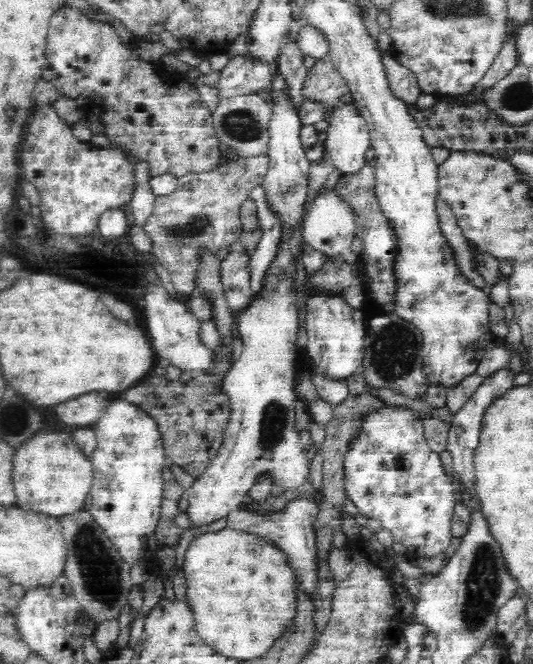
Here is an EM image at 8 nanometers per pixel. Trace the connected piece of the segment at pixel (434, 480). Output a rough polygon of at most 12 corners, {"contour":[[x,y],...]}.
{"contour":[[407,410],[344,460],[345,492],[406,554],[442,555],[458,498]]}

